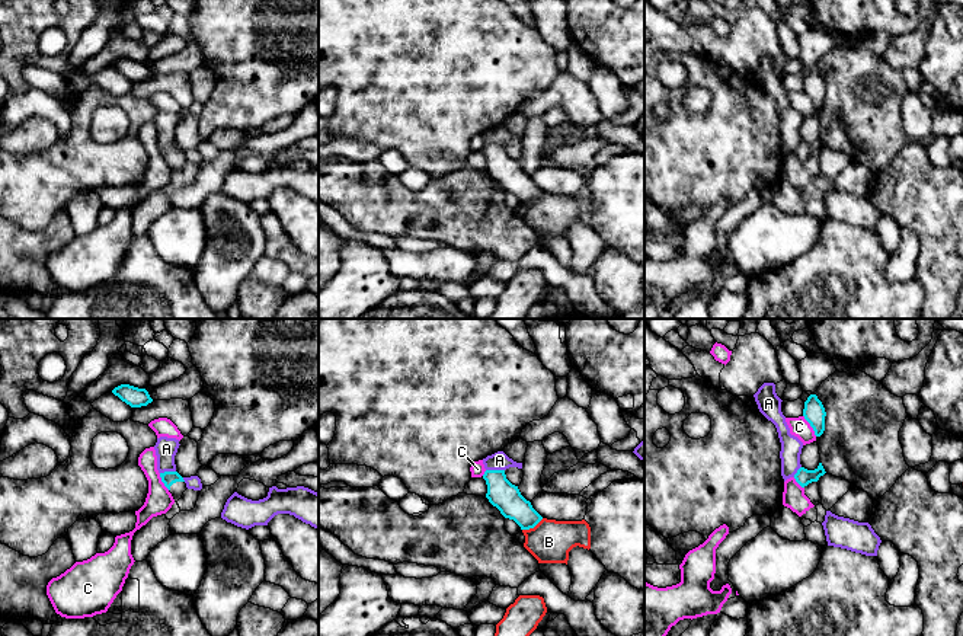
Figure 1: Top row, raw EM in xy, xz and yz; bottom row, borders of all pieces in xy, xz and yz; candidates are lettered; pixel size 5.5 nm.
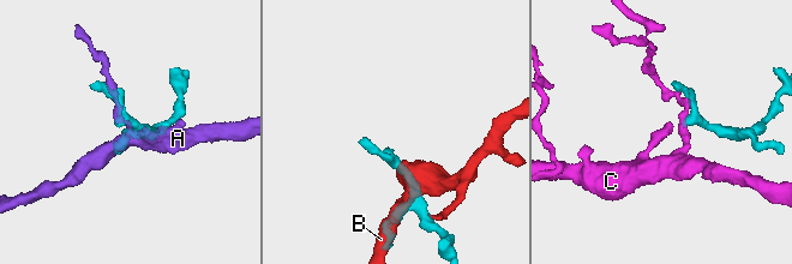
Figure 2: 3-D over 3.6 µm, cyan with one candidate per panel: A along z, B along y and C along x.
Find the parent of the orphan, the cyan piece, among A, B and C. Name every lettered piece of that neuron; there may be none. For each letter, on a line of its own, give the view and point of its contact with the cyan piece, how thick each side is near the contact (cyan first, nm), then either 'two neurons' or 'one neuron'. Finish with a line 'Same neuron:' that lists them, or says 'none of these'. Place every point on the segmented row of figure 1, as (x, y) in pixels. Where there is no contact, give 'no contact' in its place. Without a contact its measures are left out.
A: meets cyan in xz at (495, 470); 160 nm thick on the cyan side, 100 nm on the other; two neurons
B: meets cyan in xz at (533, 527); 160 nm thick on the cyan side, 240 nm on the other; two neurons
C: meets cyan in yz at (810, 425); 120 nm thick on the cyan side, 110 nm on the other; two neurons
Same neuron: none of these

